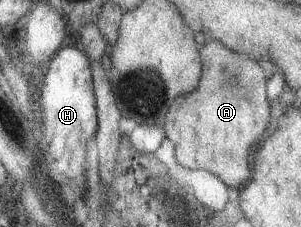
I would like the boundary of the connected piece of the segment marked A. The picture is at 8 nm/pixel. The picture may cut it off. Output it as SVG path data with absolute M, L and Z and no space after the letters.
M208 40L200 48L202 62L198 88L176 97L164 124L165 138L174 148L175 161L186 170L202 169L215 174L227 187L240 189L251 175L248 152L264 134L268 102L264 72L250 58L226 50L220 42Z

